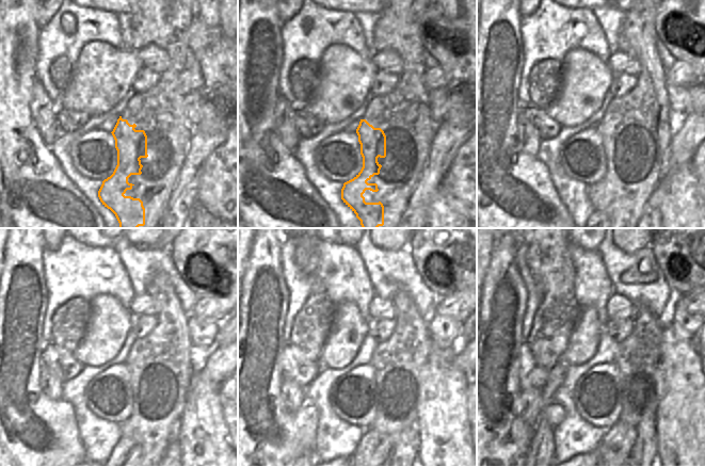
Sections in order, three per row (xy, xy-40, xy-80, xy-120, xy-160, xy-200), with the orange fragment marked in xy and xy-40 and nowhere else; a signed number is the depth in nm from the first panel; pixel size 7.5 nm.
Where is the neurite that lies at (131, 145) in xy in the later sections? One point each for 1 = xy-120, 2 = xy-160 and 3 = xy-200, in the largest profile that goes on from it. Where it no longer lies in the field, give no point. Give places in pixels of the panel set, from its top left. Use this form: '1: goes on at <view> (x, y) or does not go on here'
1: goes on at xy-120 (139, 386)
2: goes on at xy-160 (381, 386)
3: goes on at xy-200 (623, 385)

